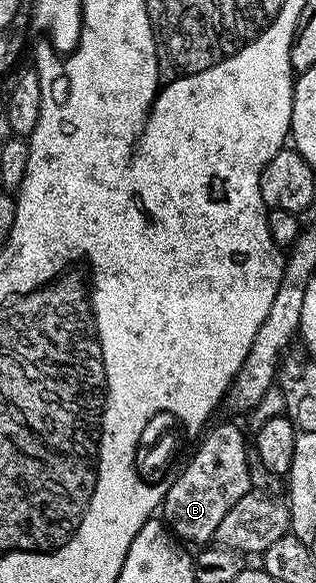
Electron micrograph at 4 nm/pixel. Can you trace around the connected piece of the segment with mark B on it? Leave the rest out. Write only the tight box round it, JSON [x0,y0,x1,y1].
[162,425,252,547]

